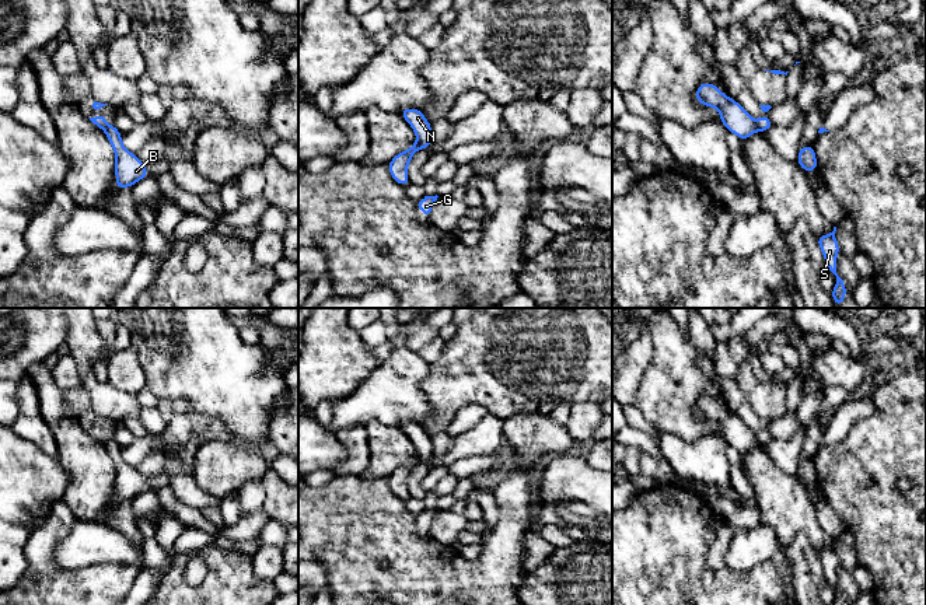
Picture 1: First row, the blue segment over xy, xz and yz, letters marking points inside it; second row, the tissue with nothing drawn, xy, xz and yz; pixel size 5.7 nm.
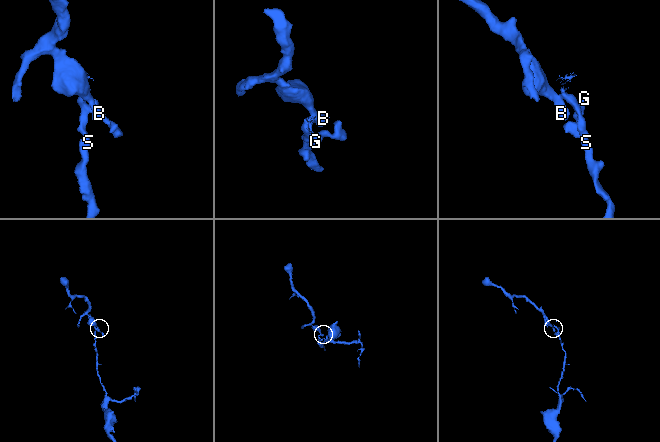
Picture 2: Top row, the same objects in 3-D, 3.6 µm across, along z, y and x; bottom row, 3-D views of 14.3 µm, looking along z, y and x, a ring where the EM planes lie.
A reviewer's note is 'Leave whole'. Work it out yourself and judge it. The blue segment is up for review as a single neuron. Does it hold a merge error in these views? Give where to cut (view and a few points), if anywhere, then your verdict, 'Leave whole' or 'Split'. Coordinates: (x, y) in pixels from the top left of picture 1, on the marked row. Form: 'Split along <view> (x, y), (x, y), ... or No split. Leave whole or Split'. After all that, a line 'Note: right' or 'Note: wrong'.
Split along yz (755, 122), (761, 130). Split
Note: wrong

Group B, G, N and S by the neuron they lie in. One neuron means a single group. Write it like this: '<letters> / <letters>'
B N / G S

